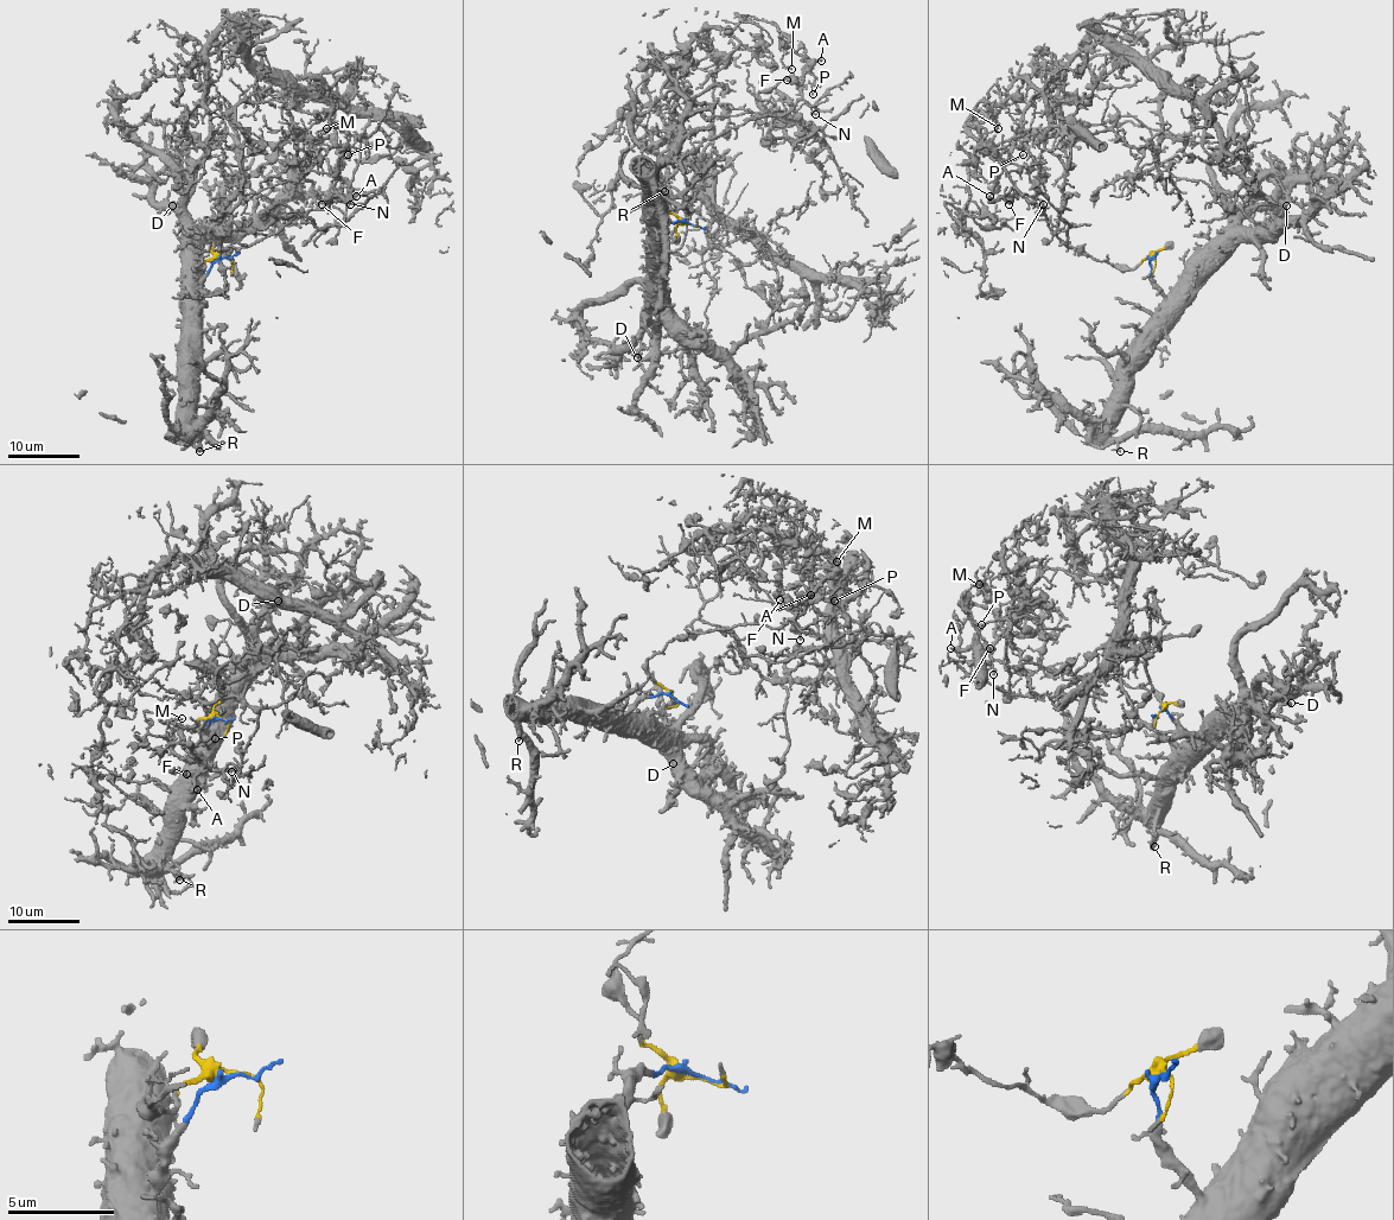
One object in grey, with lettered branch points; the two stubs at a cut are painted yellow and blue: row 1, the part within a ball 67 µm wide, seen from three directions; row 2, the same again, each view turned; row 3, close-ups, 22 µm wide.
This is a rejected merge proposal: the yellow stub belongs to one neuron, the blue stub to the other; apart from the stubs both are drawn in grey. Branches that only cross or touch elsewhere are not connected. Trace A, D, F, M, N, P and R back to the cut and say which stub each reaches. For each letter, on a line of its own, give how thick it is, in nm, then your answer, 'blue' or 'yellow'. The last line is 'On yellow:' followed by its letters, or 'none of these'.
A: 200 nm | yellow
D: 360 nm | blue
F: 360 nm | yellow
M: 130 nm | yellow
N: 180 nm | yellow
P: 120 nm | yellow
R: 320 nm | blue
On yellow: A, F, M, N, P

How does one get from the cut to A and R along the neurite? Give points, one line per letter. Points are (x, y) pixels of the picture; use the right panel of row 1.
A: (1152, 255), (1133, 268), (1113, 267), (1070, 248), (1049, 227), (1044, 209), (1017, 194), (995, 198), (988, 195)
R: (1152, 258), (1151, 275), (1163, 304), (1127, 354), (1127, 406), (1109, 438), (1120, 452)

